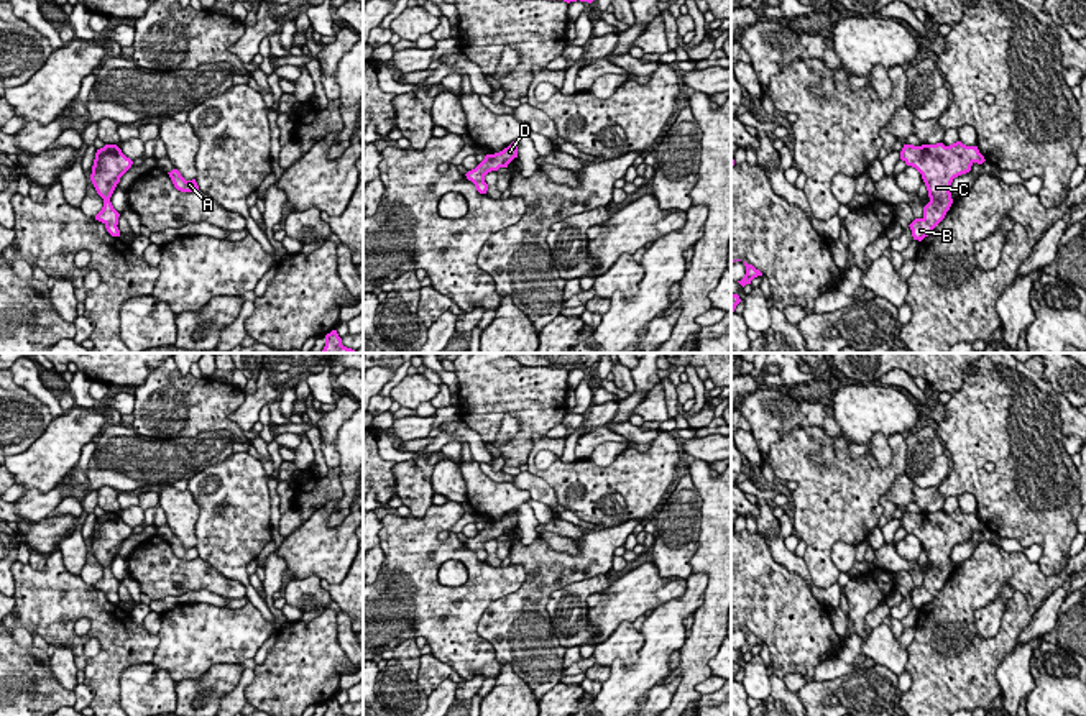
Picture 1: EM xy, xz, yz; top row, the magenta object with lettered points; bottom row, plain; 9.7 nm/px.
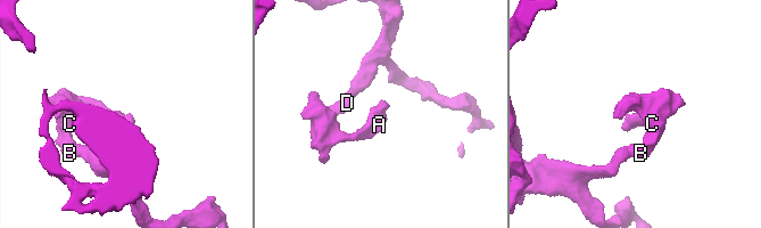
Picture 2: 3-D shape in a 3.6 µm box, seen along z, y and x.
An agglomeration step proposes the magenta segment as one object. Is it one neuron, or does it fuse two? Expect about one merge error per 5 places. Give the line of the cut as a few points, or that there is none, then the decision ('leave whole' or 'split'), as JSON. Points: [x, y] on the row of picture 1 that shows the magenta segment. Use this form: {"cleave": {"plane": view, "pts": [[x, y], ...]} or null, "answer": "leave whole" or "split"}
{"cleave": null, "answer": "leave whole"}

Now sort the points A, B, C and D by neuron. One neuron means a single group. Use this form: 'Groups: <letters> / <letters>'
Groups: A B C D

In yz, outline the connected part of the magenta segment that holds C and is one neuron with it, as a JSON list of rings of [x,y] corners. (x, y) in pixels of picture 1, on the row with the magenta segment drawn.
[[[961,141],[950,146],[943,143],[904,145],[900,159],[922,174],[930,197],[930,202],[923,207],[923,217],[909,225],[913,240],[918,241],[928,236],[950,210],[953,179],[969,172],[974,163],[982,164],[986,161],[978,146],[966,146]]]

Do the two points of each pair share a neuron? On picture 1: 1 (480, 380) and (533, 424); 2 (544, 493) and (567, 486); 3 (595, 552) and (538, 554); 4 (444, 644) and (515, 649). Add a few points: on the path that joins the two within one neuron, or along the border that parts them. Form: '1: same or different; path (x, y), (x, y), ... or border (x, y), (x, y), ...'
1: same; path (493, 385), (521, 411)
2: different; border (528, 470), (541, 477), (552, 488), (557, 501)
3: same; path (580, 562), (552, 560)
4: different; border (485, 610), (478, 633), (501, 664)

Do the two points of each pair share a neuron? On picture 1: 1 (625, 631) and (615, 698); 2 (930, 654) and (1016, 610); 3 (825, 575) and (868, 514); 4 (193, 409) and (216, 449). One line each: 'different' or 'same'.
1: different
2: same
3: same
4: different

